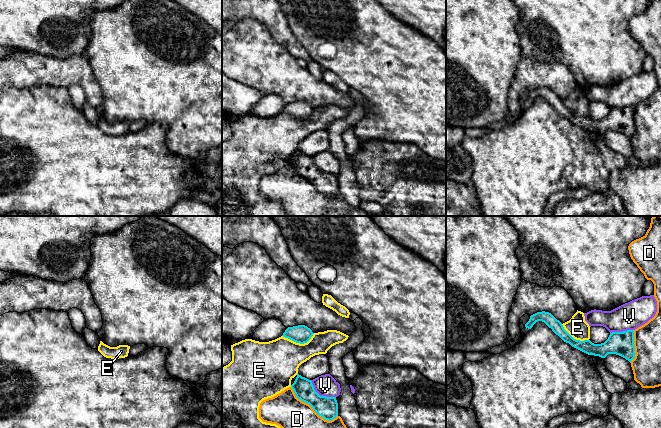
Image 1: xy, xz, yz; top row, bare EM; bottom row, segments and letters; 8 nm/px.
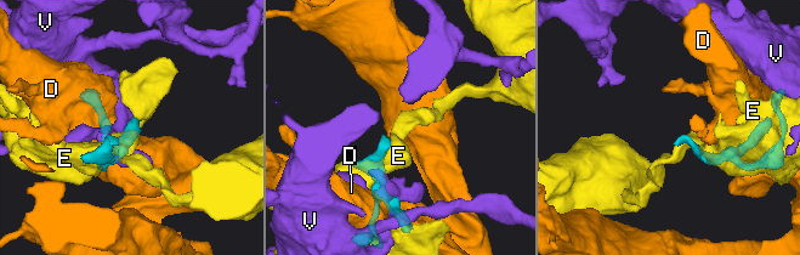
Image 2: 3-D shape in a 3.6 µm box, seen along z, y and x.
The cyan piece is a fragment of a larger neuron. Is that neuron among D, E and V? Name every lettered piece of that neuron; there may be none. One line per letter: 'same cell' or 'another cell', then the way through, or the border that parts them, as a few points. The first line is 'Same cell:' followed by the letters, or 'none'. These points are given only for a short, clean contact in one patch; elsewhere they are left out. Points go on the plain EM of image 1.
Same cell: none
D: another cell
E: another cell
V: another cell

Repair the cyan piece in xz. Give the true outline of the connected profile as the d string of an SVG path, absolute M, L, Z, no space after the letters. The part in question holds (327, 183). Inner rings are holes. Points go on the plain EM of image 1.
M297 150L291 164L298 175L309 180L325 196L331 197L338 192L336 173L320 172L315 167L311 156Z

